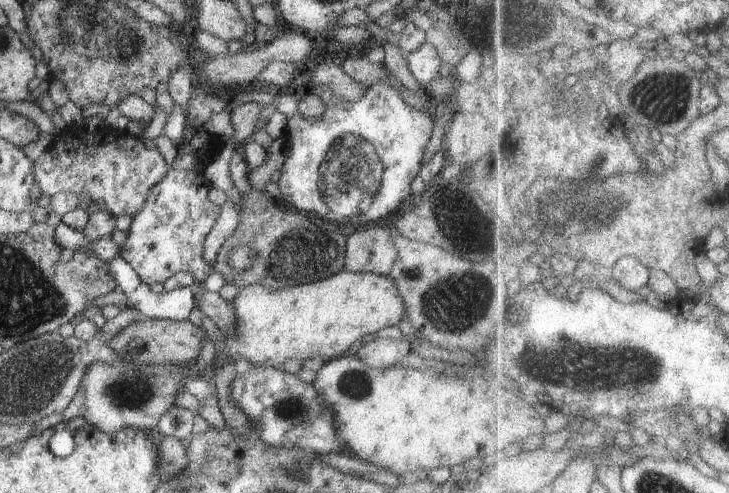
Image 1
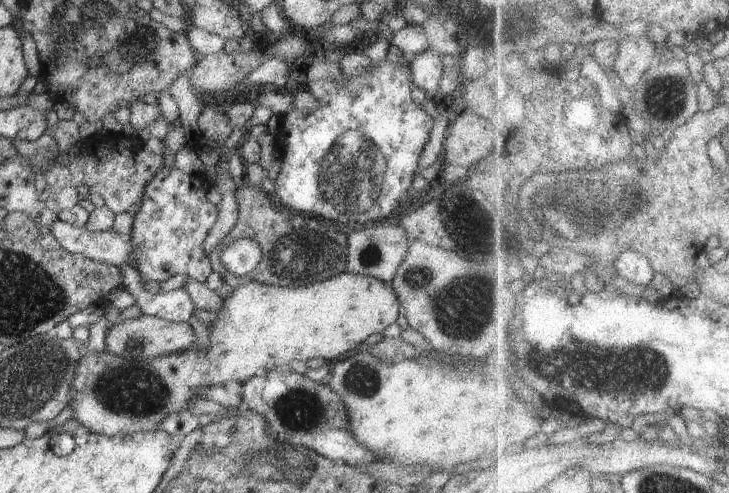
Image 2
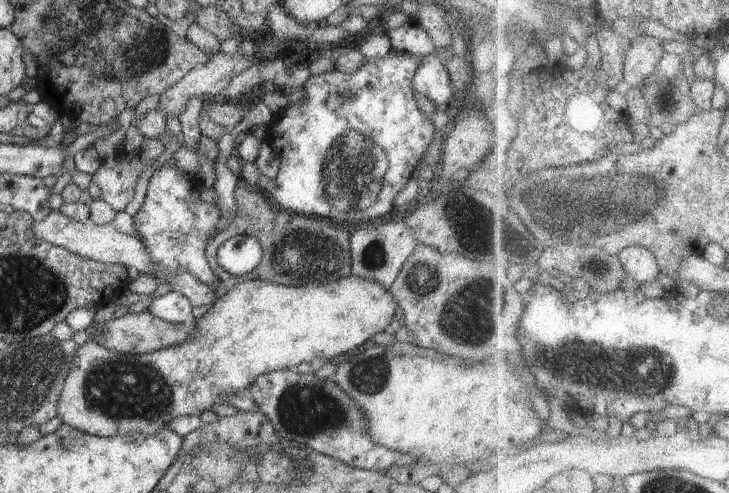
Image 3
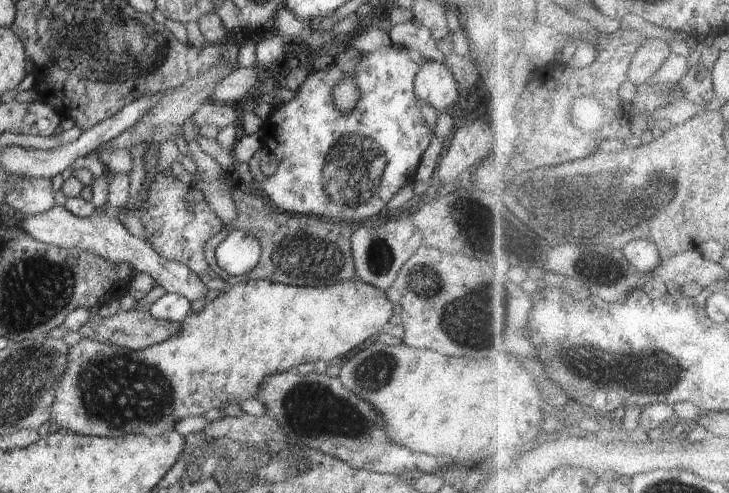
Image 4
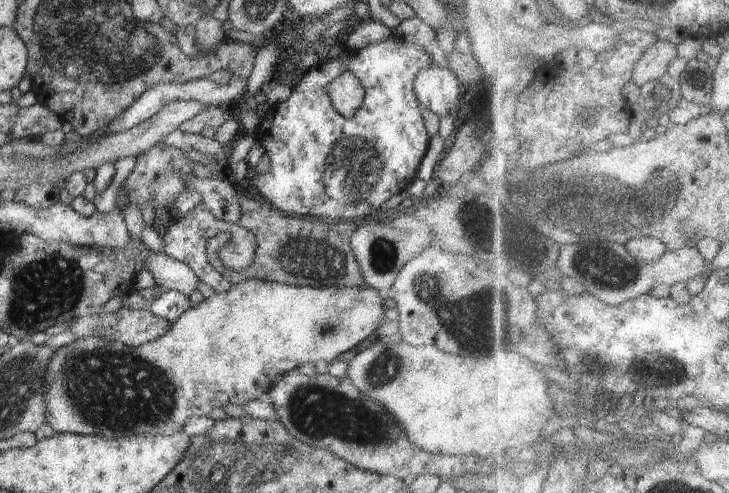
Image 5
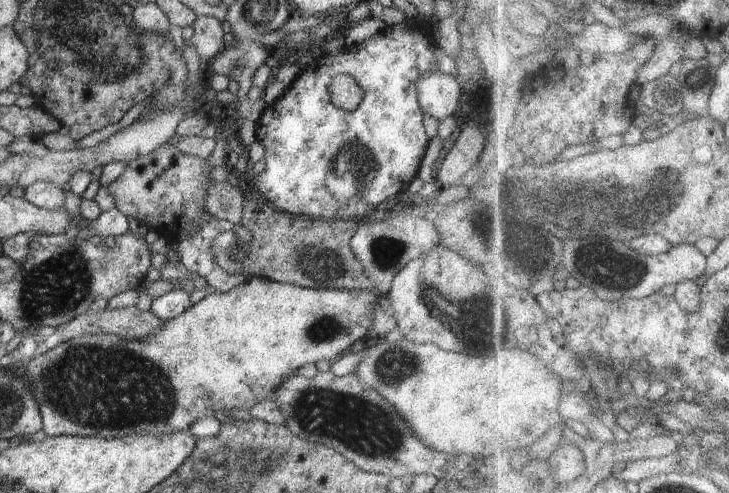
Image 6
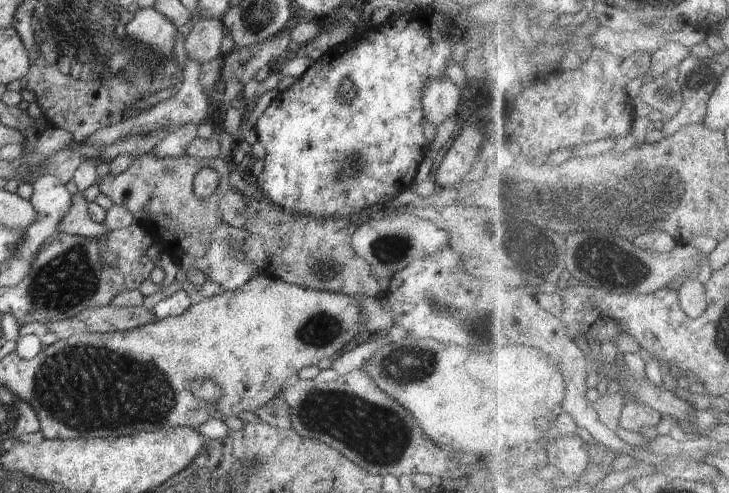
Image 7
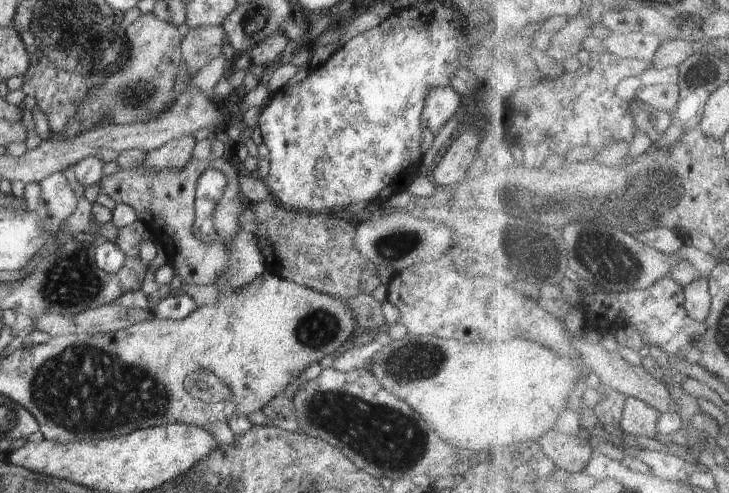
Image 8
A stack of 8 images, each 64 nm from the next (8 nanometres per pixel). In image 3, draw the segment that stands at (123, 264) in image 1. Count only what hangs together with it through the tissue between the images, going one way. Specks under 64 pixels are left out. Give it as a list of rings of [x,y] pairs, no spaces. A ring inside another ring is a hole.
[[[170,291],[163,296],[148,296],[150,305],[146,312],[156,318],[171,322],[172,324],[189,324],[193,304],[191,300],[179,292]]]

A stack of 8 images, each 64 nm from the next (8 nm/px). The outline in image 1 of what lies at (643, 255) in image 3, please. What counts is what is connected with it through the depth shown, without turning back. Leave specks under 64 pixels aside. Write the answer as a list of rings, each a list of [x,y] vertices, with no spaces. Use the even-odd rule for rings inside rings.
[[[634,256],[621,258],[613,267],[613,279],[623,288],[636,292],[650,284],[651,267]]]

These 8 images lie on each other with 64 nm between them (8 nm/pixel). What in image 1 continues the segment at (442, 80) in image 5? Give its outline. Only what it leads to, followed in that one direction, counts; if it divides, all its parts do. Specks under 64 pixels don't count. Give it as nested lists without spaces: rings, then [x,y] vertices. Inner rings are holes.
[[[424,42],[418,50],[410,52],[406,56],[408,62],[408,70],[420,86],[426,89],[432,80],[440,75],[439,70],[442,66],[442,61],[438,57],[436,48],[430,44],[430,42]]]

